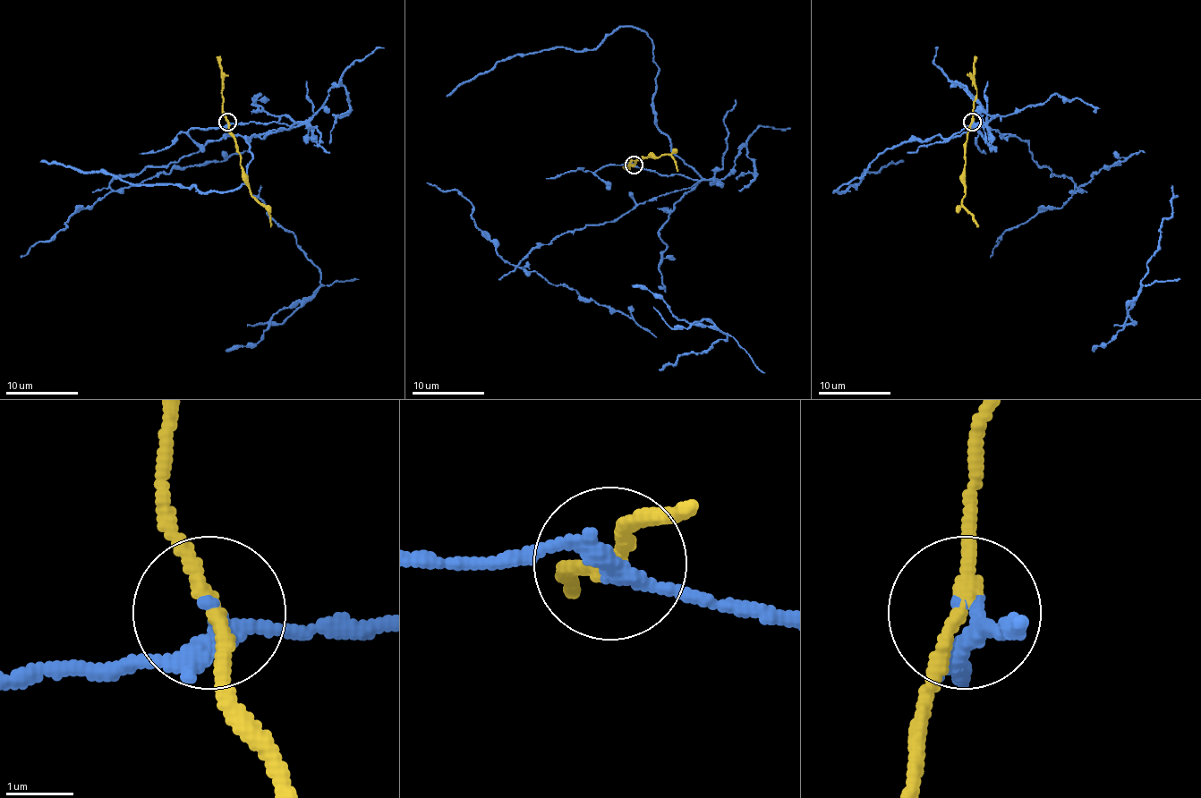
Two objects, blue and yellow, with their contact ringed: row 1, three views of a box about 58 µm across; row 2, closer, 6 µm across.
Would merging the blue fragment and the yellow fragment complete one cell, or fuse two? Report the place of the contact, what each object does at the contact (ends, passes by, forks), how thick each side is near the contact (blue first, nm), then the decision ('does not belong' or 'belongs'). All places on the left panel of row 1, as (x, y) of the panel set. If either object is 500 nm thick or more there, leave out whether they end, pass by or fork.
(227, 122) | blue passes by | yellow passes by | 240/200 nm | does not belong

